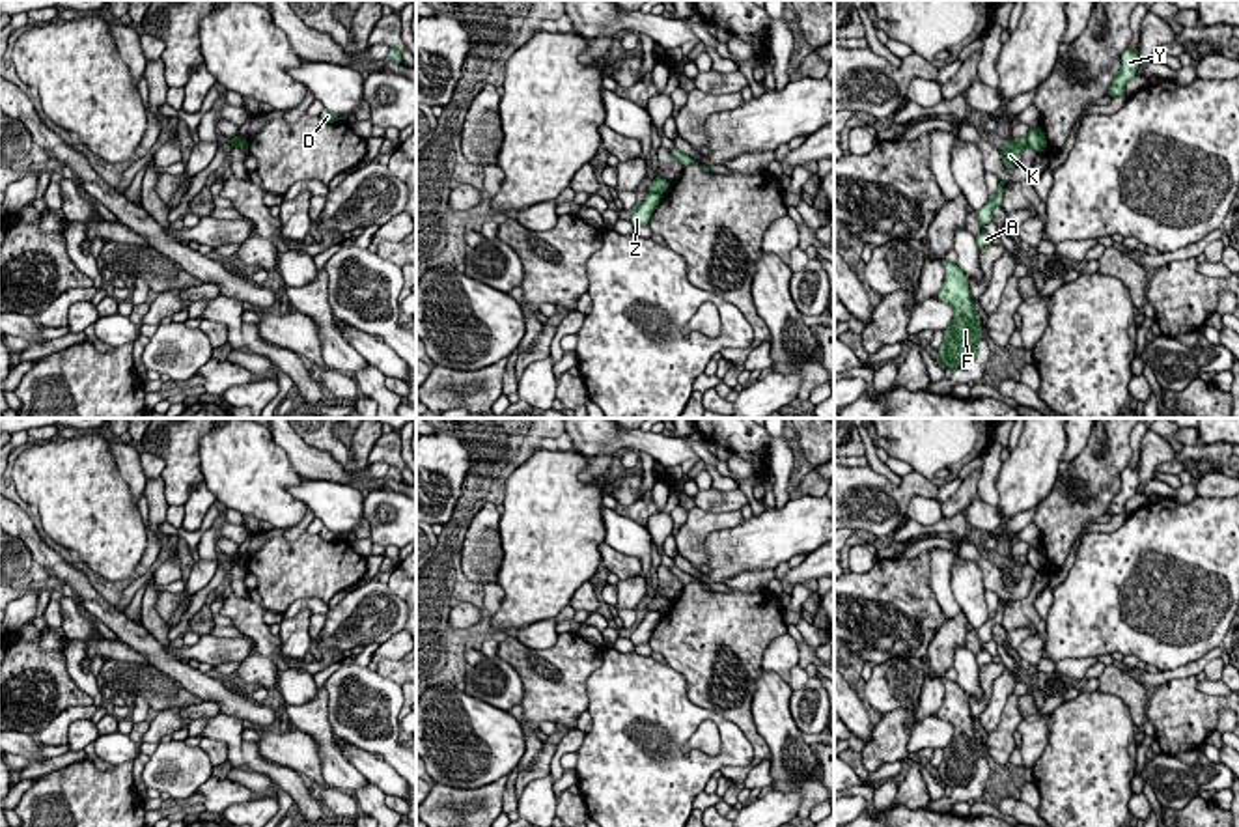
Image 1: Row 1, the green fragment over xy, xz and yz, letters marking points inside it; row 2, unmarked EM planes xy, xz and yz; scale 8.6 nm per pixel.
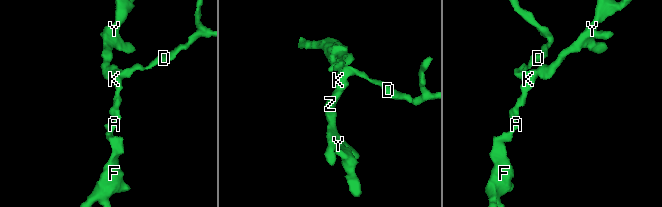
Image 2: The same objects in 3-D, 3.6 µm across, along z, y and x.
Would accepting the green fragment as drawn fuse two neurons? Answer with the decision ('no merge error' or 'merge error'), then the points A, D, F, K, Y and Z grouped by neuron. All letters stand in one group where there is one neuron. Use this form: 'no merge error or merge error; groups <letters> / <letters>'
merge error; groups A D F K / Y Z

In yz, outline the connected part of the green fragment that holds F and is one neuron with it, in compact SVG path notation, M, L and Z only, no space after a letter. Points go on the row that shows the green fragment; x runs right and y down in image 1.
M944 263L944 284L937 295L939 301L954 308L952 323L942 330L944 340L935 358L942 368L967 368L978 357L978 340L983 327L974 314L976 306L970 297L967 274L957 263Z

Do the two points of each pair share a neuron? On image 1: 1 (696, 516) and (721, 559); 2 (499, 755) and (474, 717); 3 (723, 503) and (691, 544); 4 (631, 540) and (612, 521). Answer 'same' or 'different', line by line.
1: different
2: same
3: different
4: same

